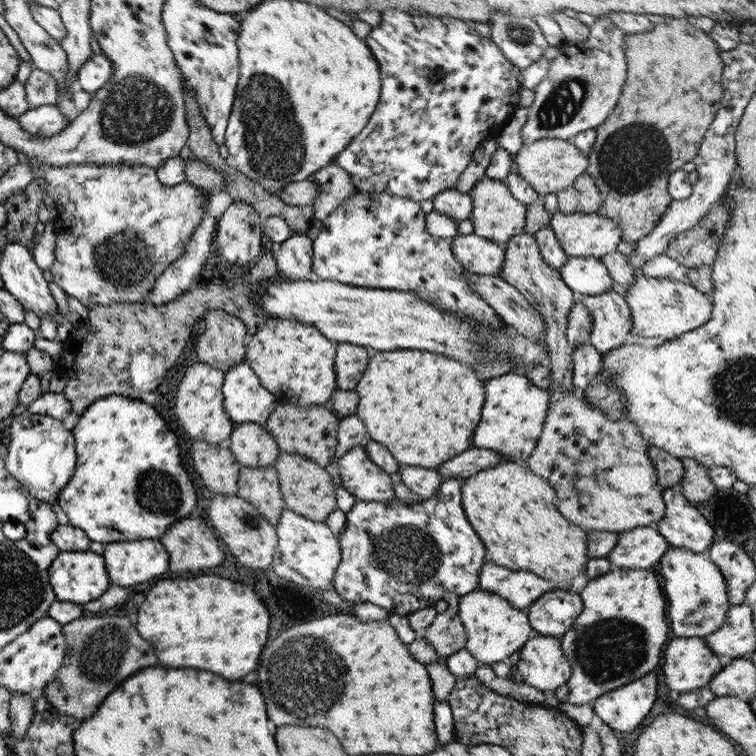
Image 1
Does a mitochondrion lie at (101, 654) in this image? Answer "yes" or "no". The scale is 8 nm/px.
yes

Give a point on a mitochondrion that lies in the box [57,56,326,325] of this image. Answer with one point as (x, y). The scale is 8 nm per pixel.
(270, 129)

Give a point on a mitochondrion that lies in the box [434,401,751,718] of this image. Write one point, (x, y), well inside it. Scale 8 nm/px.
(607, 650)

